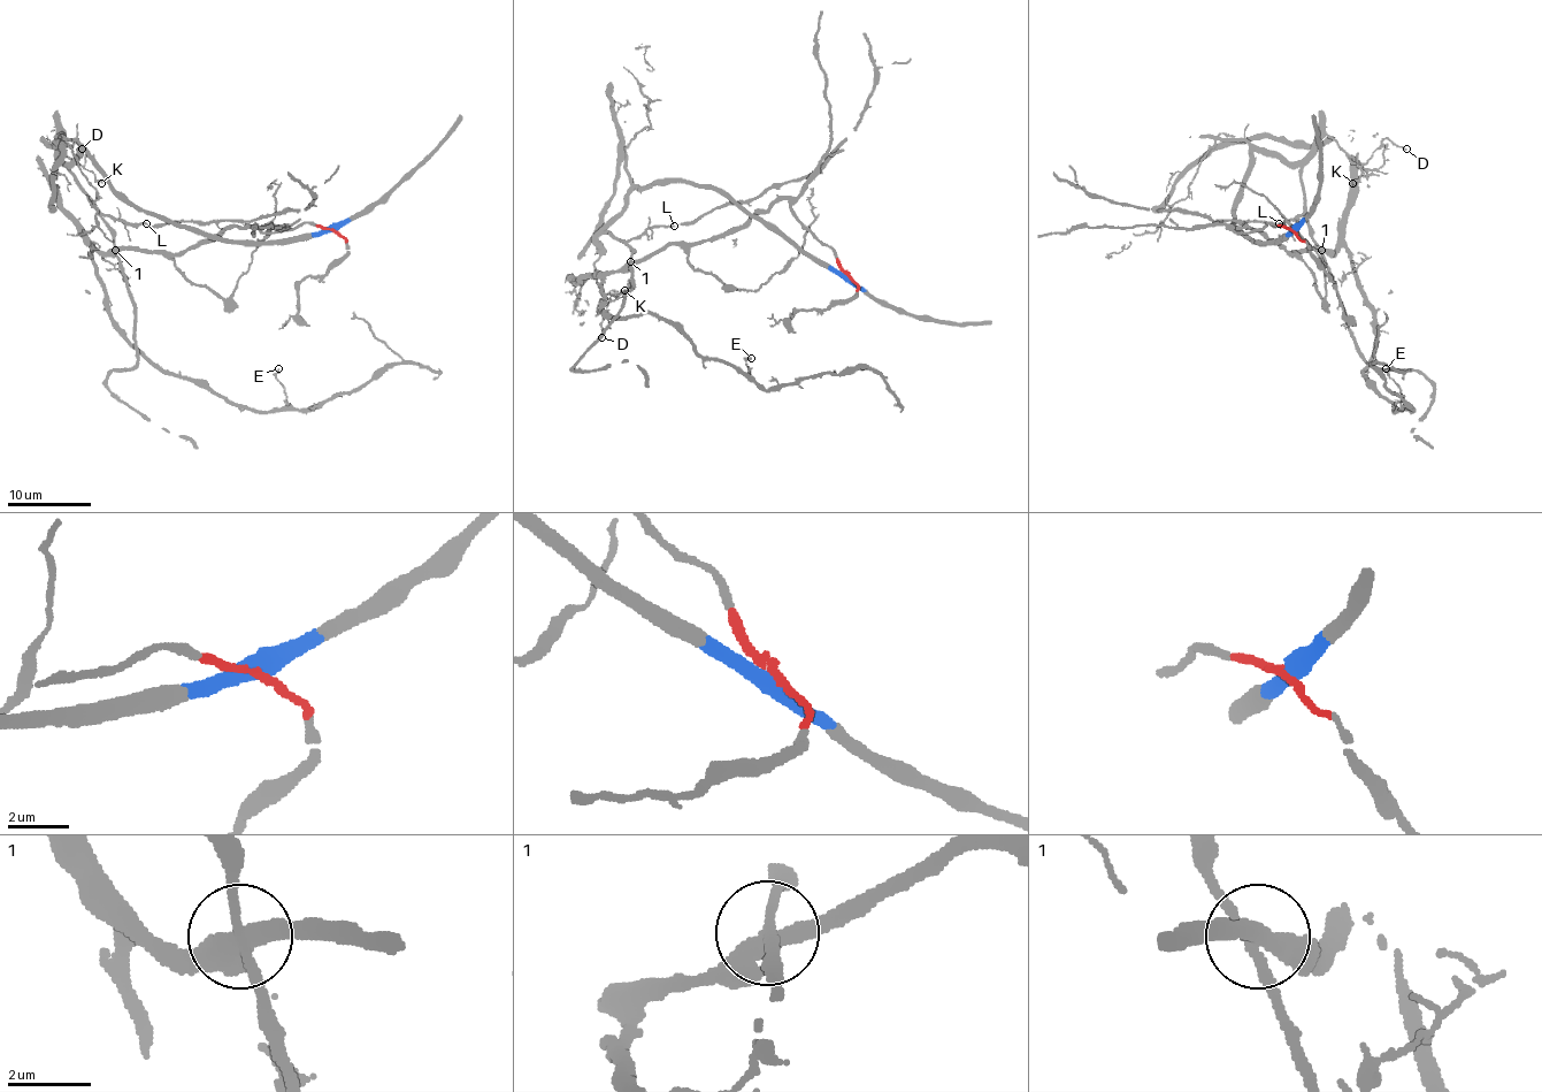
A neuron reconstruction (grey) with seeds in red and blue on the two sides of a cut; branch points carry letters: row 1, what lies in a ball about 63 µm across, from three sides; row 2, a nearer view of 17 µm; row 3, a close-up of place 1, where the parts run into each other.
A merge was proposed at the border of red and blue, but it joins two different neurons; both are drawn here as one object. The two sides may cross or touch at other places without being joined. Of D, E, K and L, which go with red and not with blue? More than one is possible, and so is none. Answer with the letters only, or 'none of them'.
E

